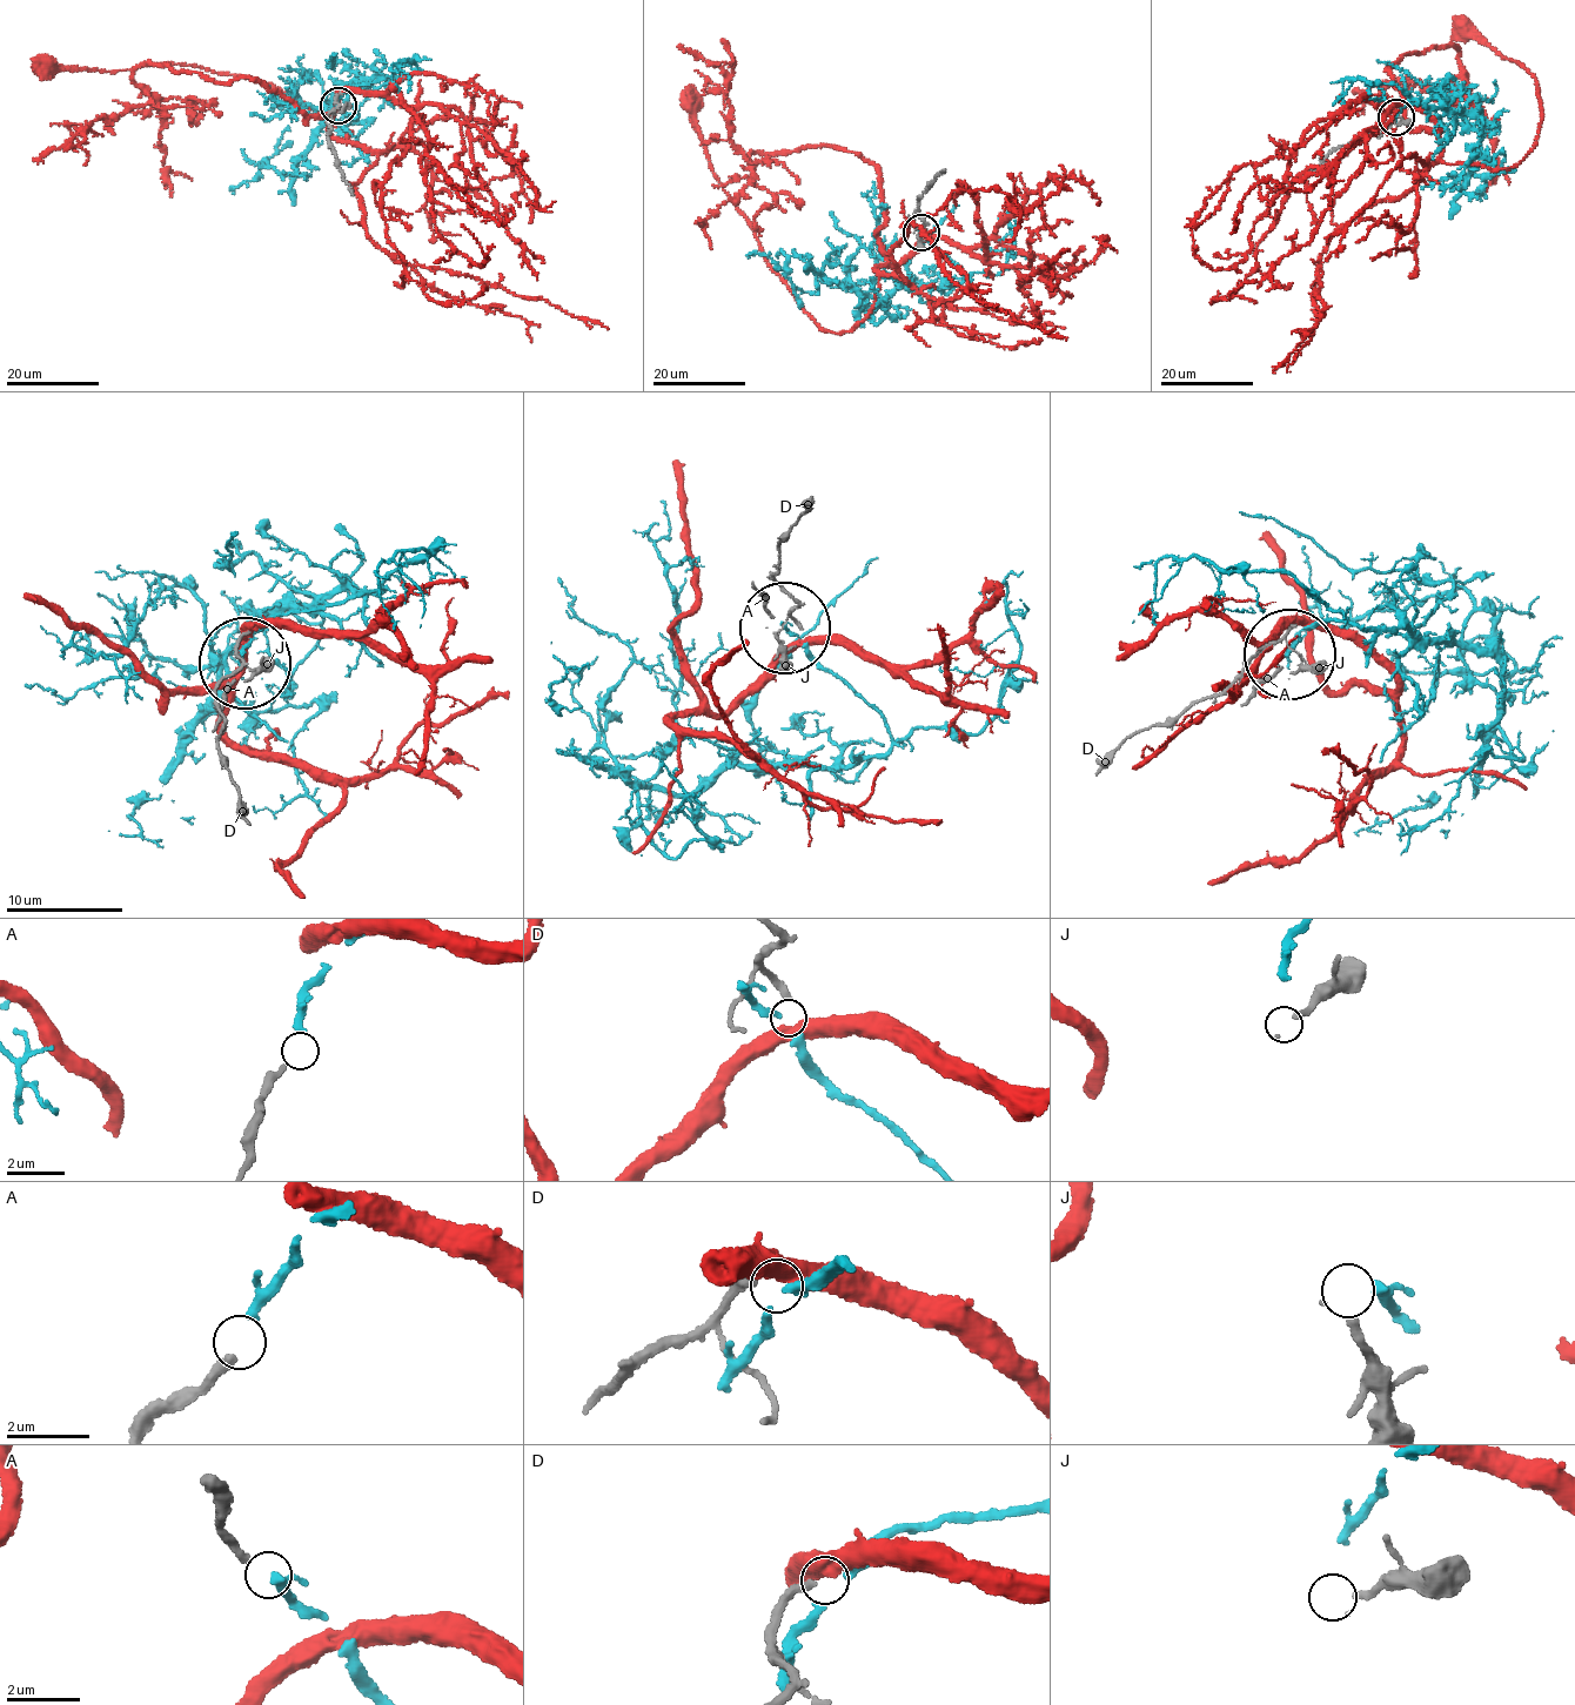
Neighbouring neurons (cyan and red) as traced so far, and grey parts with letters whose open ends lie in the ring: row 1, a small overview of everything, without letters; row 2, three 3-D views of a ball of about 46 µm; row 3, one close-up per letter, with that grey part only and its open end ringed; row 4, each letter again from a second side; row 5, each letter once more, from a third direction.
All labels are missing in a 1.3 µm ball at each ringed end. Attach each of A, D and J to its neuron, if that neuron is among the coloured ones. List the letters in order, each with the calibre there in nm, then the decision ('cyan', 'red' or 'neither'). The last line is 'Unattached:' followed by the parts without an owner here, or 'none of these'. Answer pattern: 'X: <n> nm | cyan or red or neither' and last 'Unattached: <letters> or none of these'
A: 240 nm | cyan
D: 240 nm | red
J: 70 nm | neither
Unattached: J

